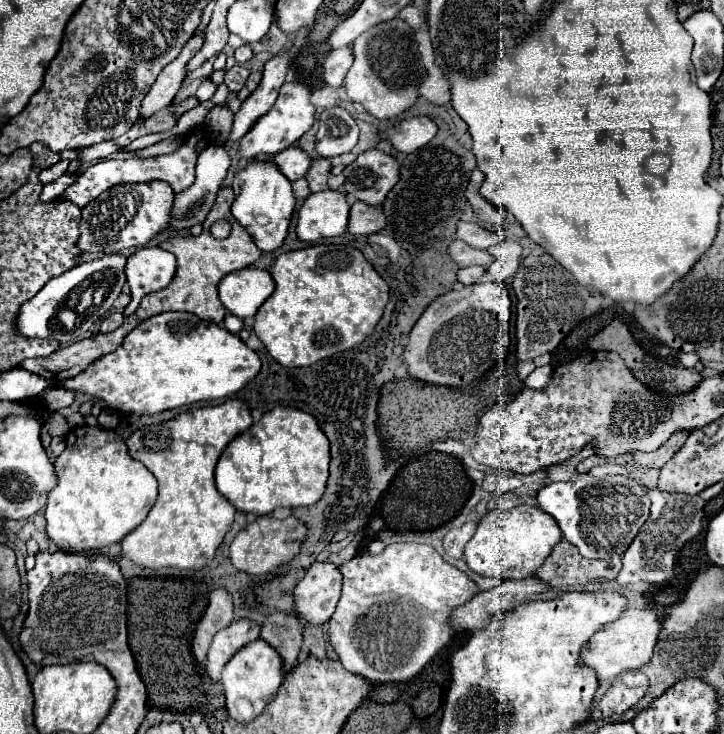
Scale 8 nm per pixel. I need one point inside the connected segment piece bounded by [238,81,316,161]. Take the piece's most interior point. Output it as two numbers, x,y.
292,115

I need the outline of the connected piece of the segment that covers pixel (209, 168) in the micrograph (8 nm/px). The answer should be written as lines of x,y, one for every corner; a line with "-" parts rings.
212,143
204,153
198,155
194,185
174,199
174,219
170,223
172,229
188,229
206,219
228,167
230,157
222,145

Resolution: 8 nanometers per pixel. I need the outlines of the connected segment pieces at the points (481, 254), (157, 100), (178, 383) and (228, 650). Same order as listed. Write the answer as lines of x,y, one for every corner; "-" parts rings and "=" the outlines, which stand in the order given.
452,241
448,247
448,255
452,257
452,261
458,267
470,267
470,265
482,265
488,269
488,265
492,265
492,255
490,251
478,251
472,249
468,245
464,245
462,241
=
202,33
194,35
184,45
180,55
170,65
166,65
166,69
162,69
162,73
158,75
158,81
150,87
148,95
142,101
140,119
148,119
156,111
160,111
162,107
172,103
172,99
176,97
176,93
178,93
178,89
180,89
180,85
184,81
184,67
196,55
196,51
202,47
202,39
204,39
=
170,311
142,321
124,337
116,351
60,385
98,397
120,415
154,415
176,407
234,397
258,377
260,369
260,357
238,335
192,313
=
248,619
232,621
228,627
220,629
214,635
206,657
206,673
212,677
212,681
220,681
220,671
228,663
228,659
246,643
256,641
258,637
260,637
260,625

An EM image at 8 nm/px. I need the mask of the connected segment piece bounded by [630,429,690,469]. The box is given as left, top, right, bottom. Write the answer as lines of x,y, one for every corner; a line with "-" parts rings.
680,429
680,431
674,431
672,433
672,437
660,447
660,449
656,449
654,453
640,453
640,451
632,451
630,455
632,455
632,459
634,459
634,463
636,465
642,465
642,467
654,467
654,469
660,469
670,457
672,457
672,453
676,451
676,449
680,449
680,445
686,441
686,437
690,435
690,431
684,431
684,429

